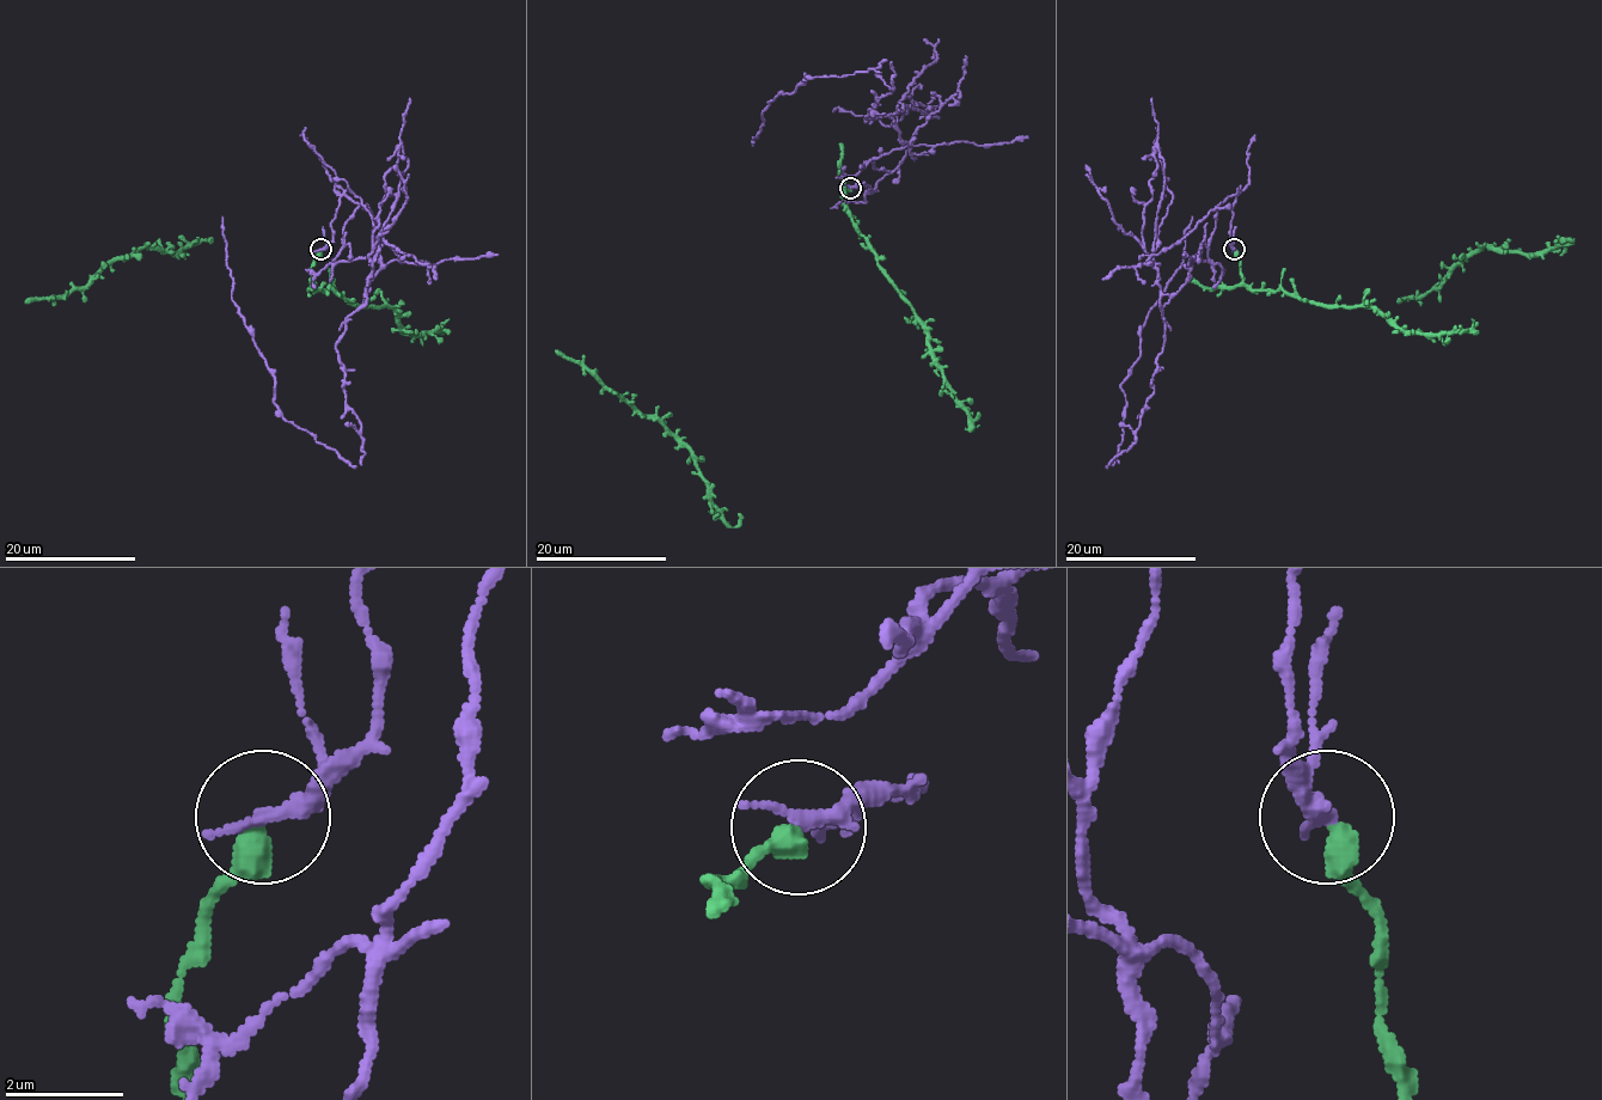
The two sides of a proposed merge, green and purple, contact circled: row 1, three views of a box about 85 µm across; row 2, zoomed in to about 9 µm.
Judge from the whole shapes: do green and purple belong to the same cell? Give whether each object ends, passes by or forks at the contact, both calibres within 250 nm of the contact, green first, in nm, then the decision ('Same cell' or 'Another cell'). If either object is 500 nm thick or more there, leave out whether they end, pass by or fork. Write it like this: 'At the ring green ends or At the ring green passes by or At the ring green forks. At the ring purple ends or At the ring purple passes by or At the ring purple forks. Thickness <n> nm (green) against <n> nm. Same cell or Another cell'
At the ring green ends. At the ring purple ends. Thickness 440 nm (green) against 320 nm. Another cell

